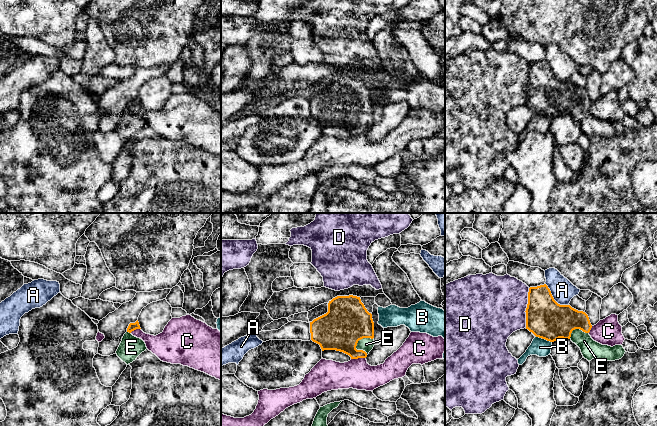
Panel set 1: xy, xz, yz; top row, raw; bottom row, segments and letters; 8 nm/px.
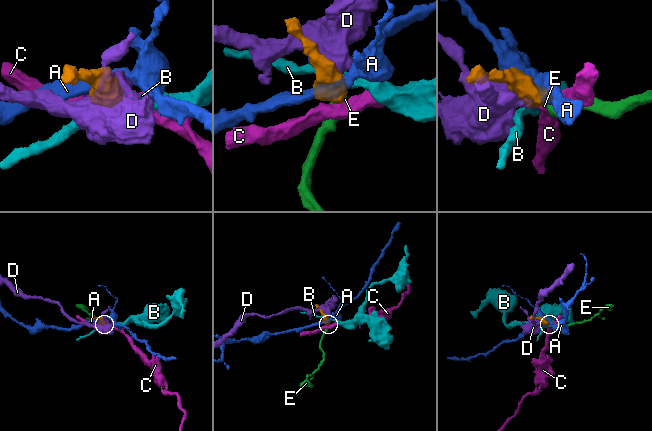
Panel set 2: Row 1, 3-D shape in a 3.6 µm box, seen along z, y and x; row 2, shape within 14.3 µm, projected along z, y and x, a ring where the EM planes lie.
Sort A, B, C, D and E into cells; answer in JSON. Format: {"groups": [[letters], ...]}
{"groups": [["A"], ["B"], ["C"], ["D"], ["E"]]}

